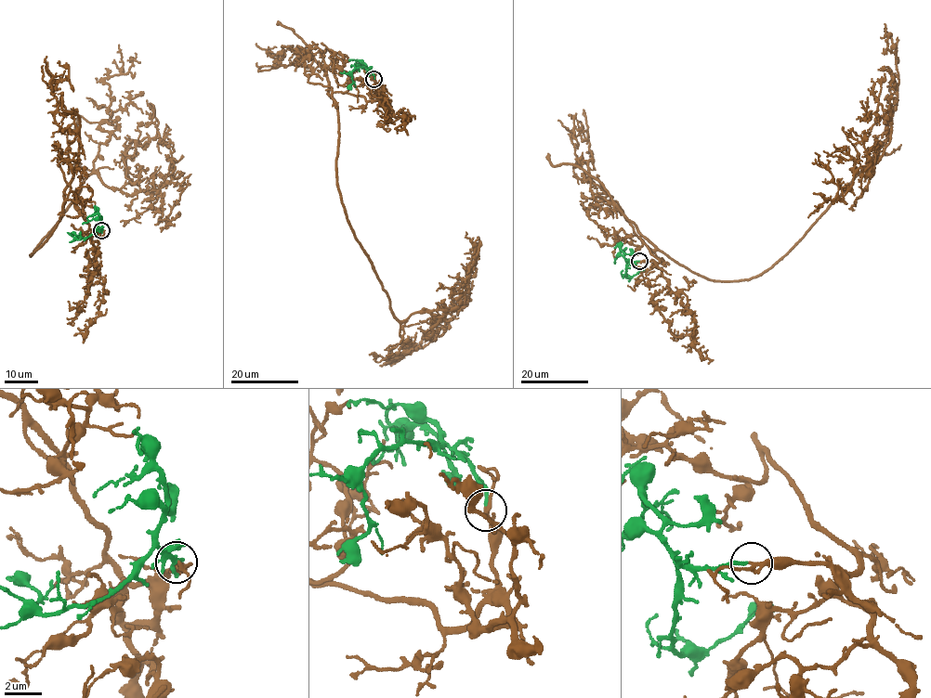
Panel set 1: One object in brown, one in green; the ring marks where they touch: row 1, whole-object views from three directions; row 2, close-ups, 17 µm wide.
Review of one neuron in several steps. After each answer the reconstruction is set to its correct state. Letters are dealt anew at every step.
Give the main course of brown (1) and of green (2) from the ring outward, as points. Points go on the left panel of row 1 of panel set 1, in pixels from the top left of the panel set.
1: (101, 229), (92, 233), (66, 200), (29, 256), (93, 173), (129, 195), (163, 193), (161, 220), (191, 174)
2: (102, 229), (98, 227), (78, 239), (71, 233)

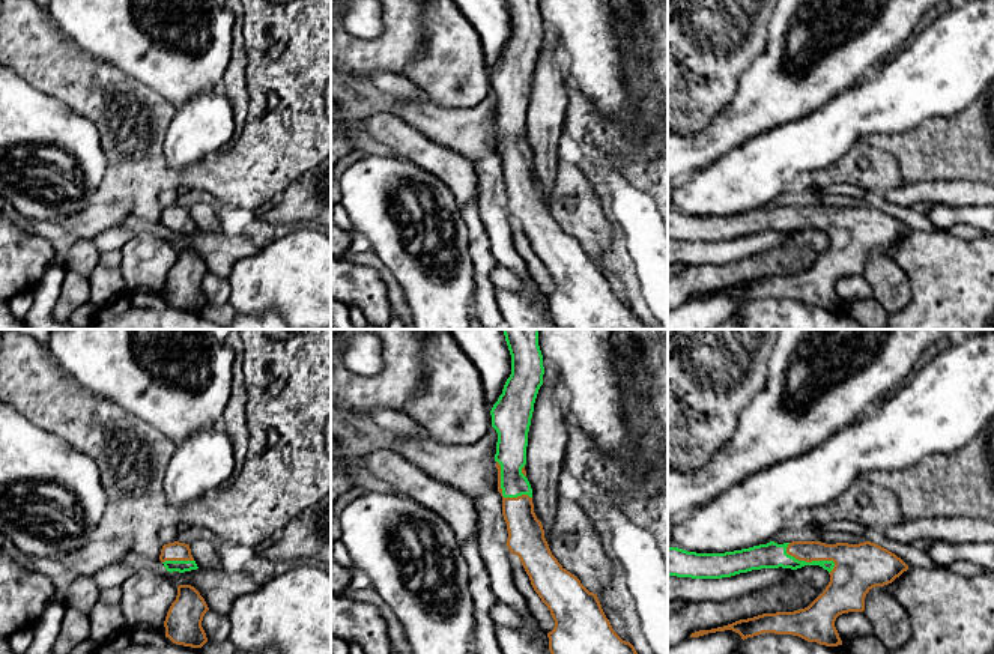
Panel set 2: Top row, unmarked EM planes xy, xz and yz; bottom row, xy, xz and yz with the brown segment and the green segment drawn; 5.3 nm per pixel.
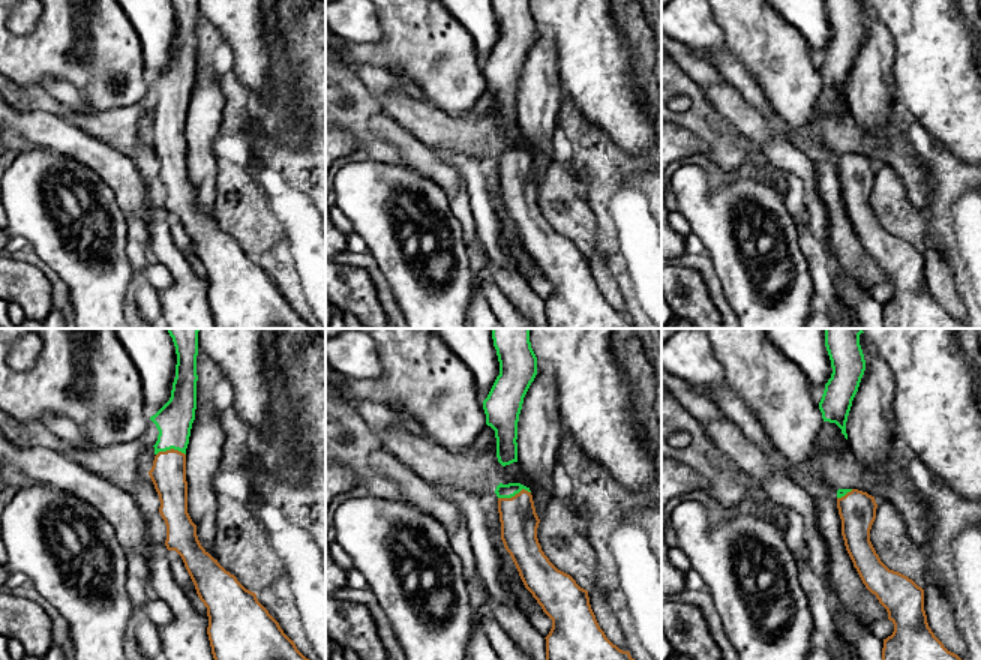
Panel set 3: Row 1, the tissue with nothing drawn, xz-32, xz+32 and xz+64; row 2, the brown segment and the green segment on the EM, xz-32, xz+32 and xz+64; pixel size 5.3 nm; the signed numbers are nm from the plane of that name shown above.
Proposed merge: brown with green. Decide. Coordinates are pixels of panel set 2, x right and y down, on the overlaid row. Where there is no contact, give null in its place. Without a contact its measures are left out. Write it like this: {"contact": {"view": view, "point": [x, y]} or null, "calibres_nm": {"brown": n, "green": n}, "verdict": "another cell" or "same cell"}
{"contact": {"view": "yz", "point": [808, 561]}, "calibres_nm": {"brown": 220, "green": 140}, "verdict": "same cell"}

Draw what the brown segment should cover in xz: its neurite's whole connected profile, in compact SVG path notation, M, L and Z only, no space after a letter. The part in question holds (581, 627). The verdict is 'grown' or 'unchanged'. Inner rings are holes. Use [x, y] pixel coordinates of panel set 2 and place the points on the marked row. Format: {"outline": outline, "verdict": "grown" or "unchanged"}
{"outline": "M502 329L511 355L511 374L493 404L498 433L498 492L507 523L507 547L517 555L534 591L550 610L555 627L547 633L550 654L638 654L606 618L597 594L567 571L552 555L541 522L534 513L526 478L528 431L534 403L543 385L540 329Z", "verdict": "grown"}

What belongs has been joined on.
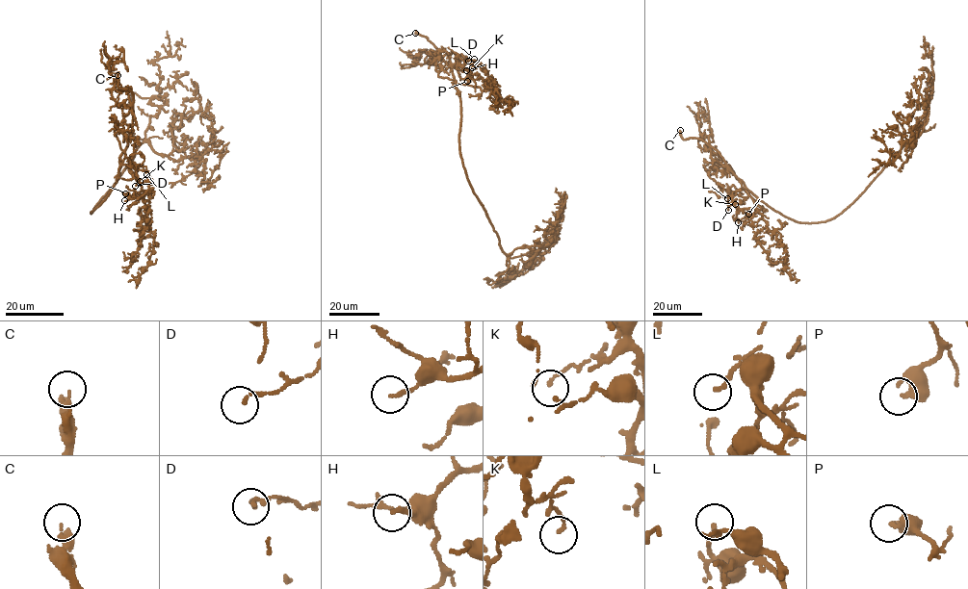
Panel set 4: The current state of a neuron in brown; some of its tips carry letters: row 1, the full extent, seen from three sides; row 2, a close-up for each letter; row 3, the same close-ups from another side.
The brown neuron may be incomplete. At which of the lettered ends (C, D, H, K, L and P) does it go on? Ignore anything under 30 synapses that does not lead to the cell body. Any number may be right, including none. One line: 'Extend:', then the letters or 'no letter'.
Extend: C

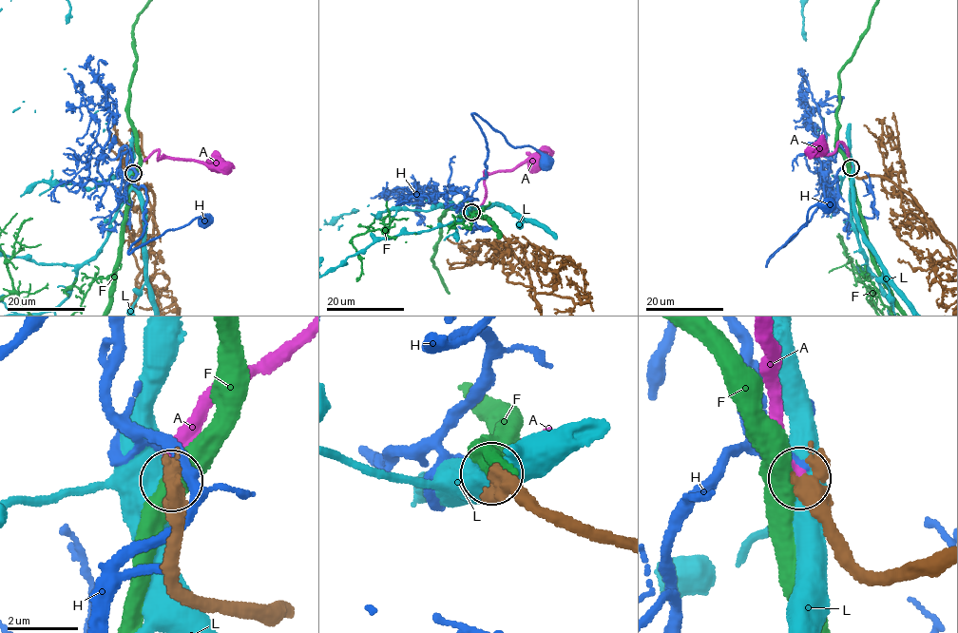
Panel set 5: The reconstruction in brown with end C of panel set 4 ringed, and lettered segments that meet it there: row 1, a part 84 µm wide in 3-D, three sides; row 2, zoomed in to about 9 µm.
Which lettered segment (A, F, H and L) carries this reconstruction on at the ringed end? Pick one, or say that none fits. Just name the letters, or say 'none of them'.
A

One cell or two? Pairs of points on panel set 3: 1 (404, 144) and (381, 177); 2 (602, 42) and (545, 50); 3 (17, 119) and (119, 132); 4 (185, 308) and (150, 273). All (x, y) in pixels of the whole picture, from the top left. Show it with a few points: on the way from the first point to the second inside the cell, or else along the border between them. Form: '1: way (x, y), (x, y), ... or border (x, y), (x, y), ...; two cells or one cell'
1: border (404, 162), (434, 182); two cells
2: border (537, 21), (548, 26), (554, 35), (560, 83); two cells
3: border (68, 120), (108, 144); two cells
4: border (155, 261), (161, 263), (171, 275), (173, 287); two cells

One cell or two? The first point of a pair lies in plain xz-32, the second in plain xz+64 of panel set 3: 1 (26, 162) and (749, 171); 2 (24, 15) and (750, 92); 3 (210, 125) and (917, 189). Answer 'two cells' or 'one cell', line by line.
1: two cells
2: one cell
3: two cells

